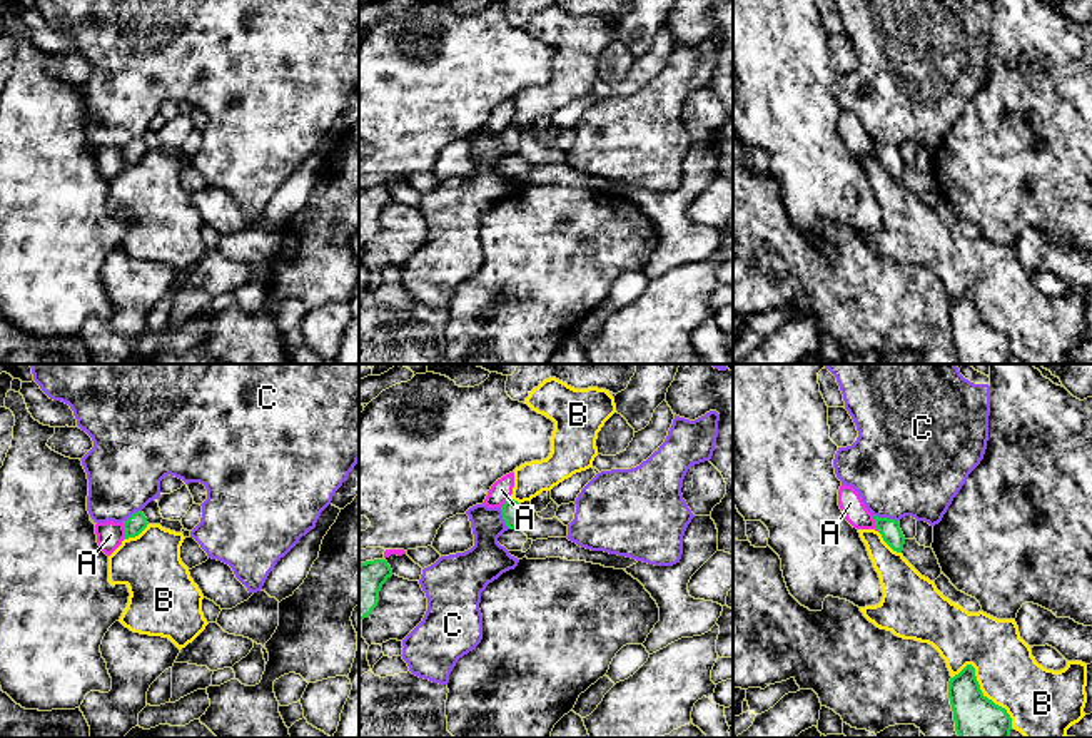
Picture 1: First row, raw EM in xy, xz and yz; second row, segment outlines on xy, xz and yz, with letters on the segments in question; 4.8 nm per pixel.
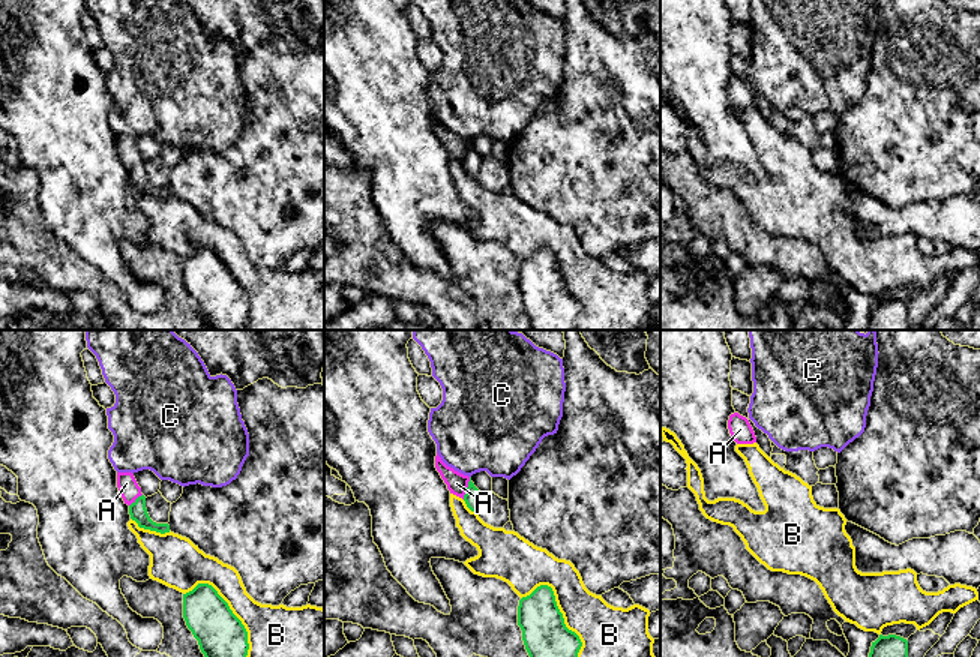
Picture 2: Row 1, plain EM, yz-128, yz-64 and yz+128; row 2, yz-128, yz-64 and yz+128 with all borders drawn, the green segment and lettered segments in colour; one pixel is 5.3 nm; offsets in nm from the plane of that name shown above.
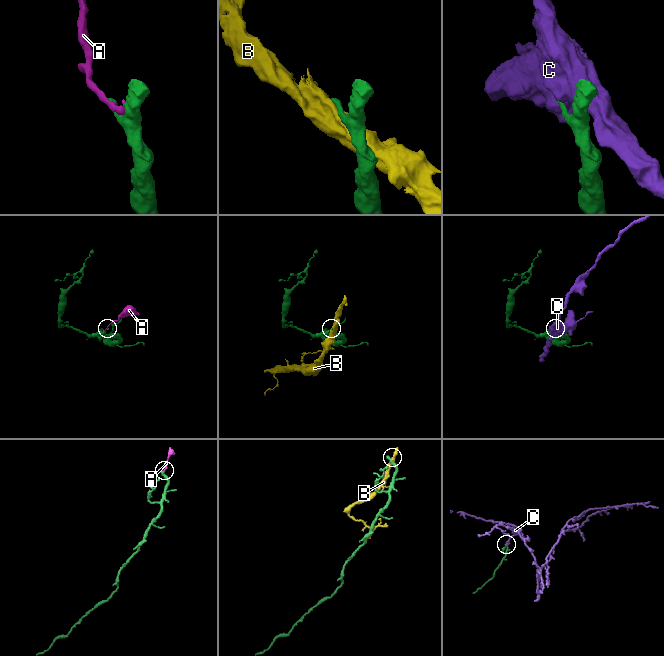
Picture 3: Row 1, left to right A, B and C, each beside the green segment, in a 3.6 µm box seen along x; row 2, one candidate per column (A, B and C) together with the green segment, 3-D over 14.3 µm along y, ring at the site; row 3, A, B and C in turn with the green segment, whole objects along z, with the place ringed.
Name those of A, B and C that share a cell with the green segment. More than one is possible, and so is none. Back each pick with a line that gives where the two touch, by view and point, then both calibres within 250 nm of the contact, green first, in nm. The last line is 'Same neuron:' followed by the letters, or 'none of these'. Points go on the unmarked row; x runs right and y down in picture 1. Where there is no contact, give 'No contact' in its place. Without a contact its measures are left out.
Same neuron: none of these

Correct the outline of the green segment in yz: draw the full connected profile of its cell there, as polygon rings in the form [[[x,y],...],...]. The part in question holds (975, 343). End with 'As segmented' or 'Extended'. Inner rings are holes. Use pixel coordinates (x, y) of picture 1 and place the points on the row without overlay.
[[[972,291],[950,304],[948,324],[958,364],[1010,364],[1010,341],[982,319]]]. As segmented

